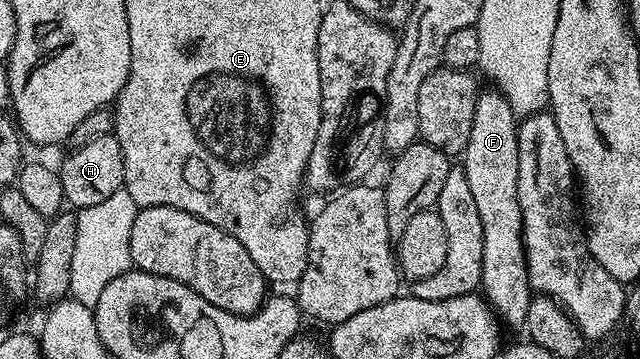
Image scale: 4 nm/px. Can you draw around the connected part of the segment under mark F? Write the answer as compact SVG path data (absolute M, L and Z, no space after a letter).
M496 88L483 89L477 98L472 129L460 168L468 176L476 208L480 211L480 224L484 224L484 264L480 293L507 327L522 328L526 325L532 291L522 239L522 209L518 199L517 123L517 115L502 92Z

